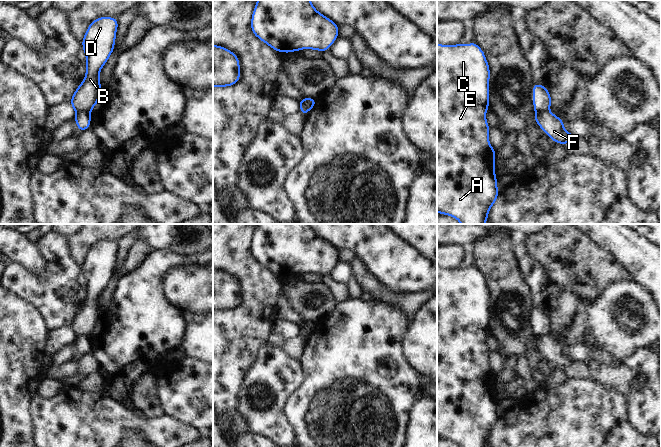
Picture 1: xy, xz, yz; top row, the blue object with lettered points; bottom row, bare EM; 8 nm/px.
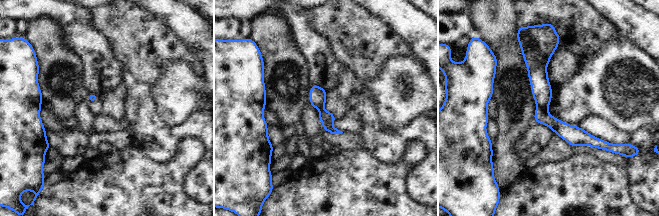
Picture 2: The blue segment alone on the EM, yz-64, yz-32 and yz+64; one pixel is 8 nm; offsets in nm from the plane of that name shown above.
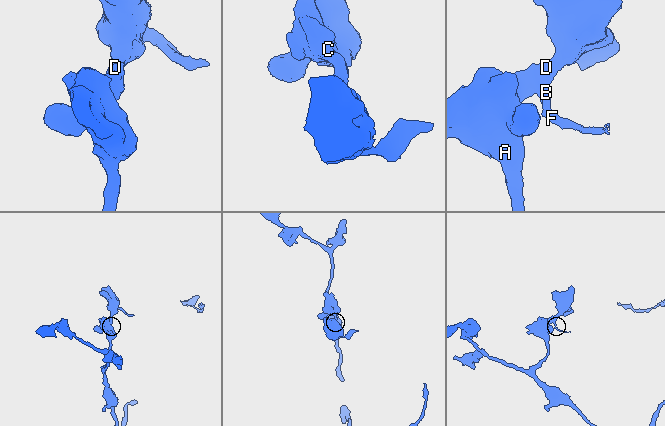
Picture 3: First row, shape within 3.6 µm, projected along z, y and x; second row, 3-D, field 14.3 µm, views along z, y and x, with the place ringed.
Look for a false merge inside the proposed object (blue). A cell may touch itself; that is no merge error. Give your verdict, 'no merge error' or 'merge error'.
merge error

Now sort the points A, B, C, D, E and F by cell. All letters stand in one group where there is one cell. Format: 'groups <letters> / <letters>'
groups A B C D E / F

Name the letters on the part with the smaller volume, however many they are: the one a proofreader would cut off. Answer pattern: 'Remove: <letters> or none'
Remove: F

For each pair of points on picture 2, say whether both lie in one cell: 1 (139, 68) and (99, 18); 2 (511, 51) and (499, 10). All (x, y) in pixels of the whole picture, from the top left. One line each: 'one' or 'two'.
1: one
2: one

